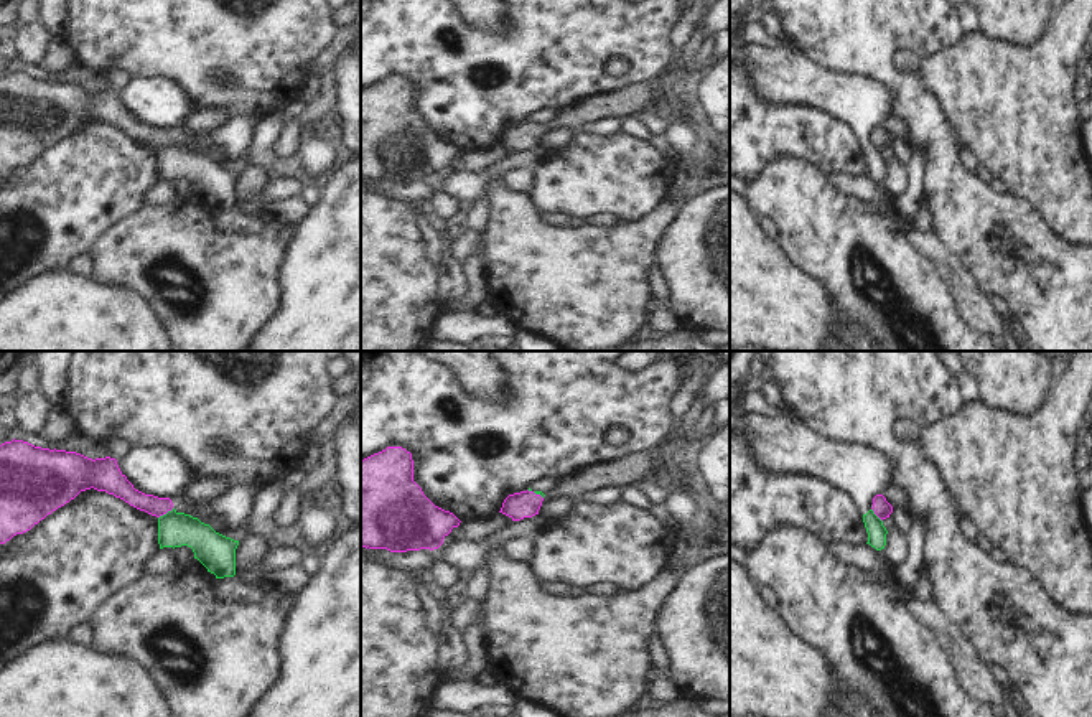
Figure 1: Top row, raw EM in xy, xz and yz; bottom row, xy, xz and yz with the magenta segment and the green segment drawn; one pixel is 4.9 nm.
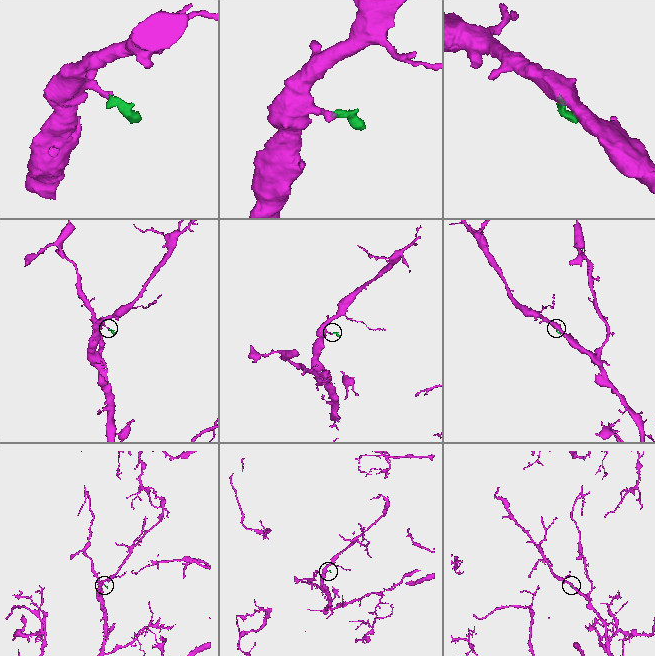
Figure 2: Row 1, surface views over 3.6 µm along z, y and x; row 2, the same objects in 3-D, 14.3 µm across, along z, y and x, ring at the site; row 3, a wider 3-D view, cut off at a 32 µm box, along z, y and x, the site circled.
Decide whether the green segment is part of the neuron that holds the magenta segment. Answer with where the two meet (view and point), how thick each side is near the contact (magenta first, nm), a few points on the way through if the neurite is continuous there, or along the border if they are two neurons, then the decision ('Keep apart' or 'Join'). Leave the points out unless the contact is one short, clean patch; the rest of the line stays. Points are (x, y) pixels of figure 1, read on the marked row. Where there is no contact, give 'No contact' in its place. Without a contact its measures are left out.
Touches magenta at xy (165, 513). Thickness 100 nm (magenta) against 170 nm. Boundary: xy (173, 508), (158, 518). Keep apart.

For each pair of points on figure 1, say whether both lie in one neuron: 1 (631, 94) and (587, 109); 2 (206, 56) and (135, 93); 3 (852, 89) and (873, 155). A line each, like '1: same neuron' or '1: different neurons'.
1: same neuron
2: different neurons
3: same neuron

